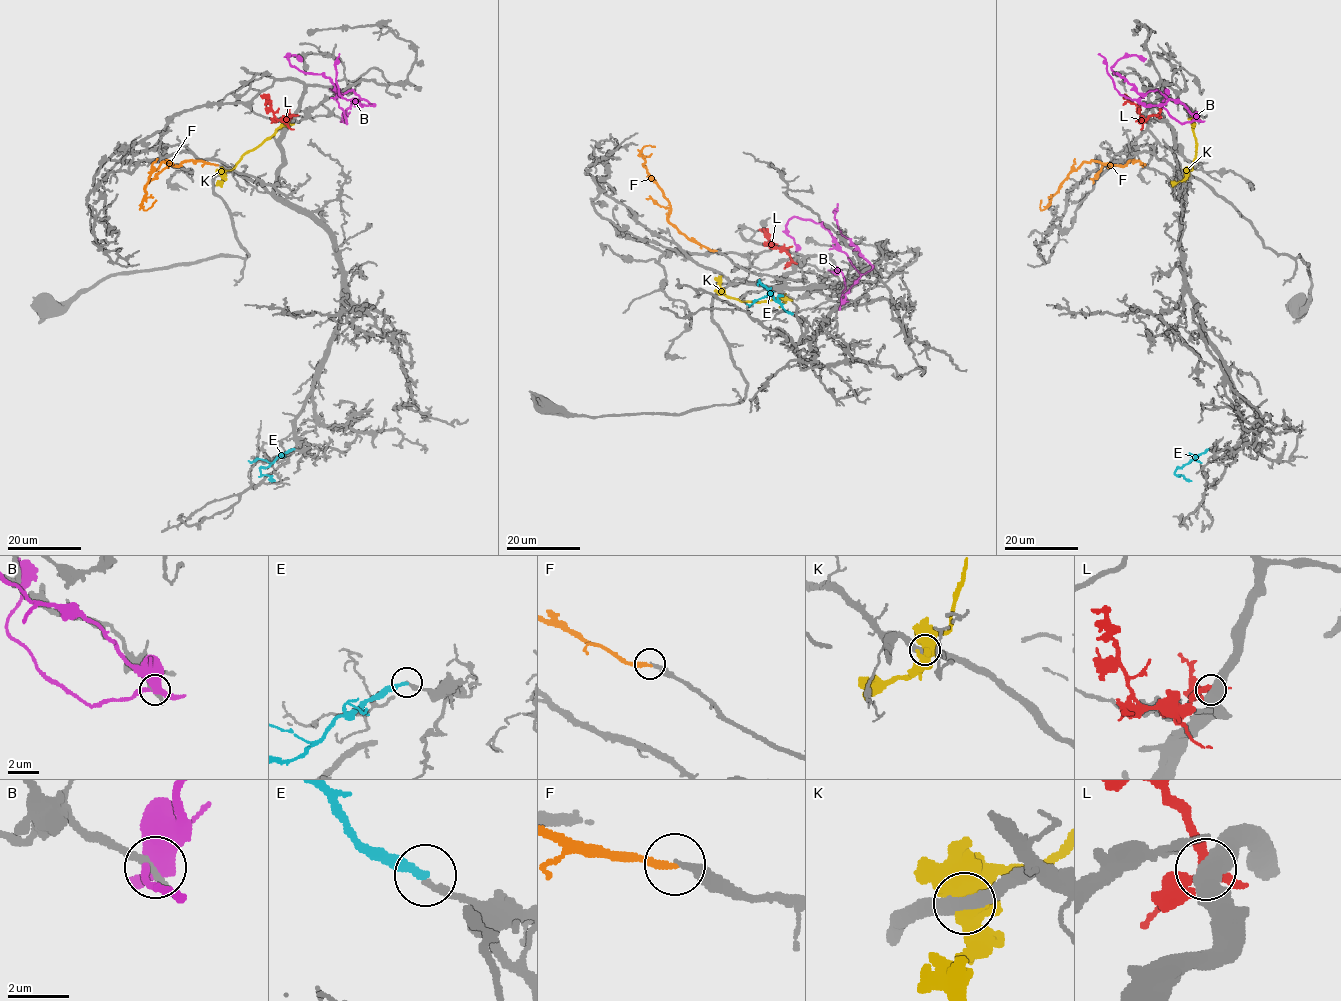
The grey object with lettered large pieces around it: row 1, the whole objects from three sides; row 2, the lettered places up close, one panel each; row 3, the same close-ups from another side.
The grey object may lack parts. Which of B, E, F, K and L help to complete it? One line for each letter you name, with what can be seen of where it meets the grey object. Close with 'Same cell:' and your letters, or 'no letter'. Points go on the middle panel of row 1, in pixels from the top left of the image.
F: meets grey at (716, 250)
K: meets grey at (720, 291)
Same cell: F, K

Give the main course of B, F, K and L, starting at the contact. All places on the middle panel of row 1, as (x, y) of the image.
B: (842, 303), (859, 273), (831, 234), (820, 223), (791, 217), (786, 224), (787, 233), (800, 249)
F: (716, 250), (689, 240), (668, 220), (669, 200), (643, 164), (645, 159), (640, 152), (646, 146), (654, 147)
K: (720, 292), (741, 301), (766, 302), (779, 298), (784, 302), (779, 307)
L: (791, 261), (789, 255), (770, 244), (768, 235), (759, 229)

